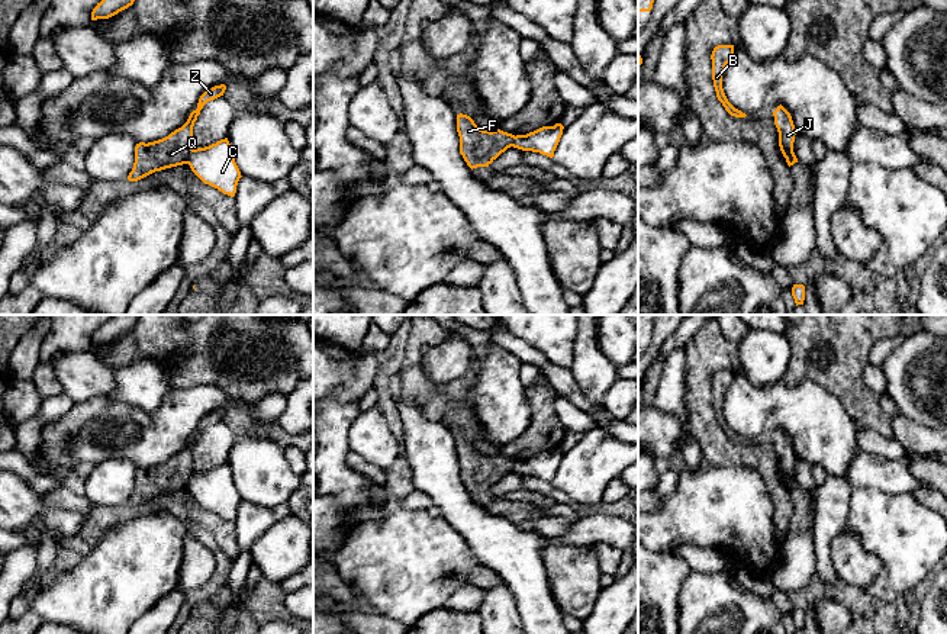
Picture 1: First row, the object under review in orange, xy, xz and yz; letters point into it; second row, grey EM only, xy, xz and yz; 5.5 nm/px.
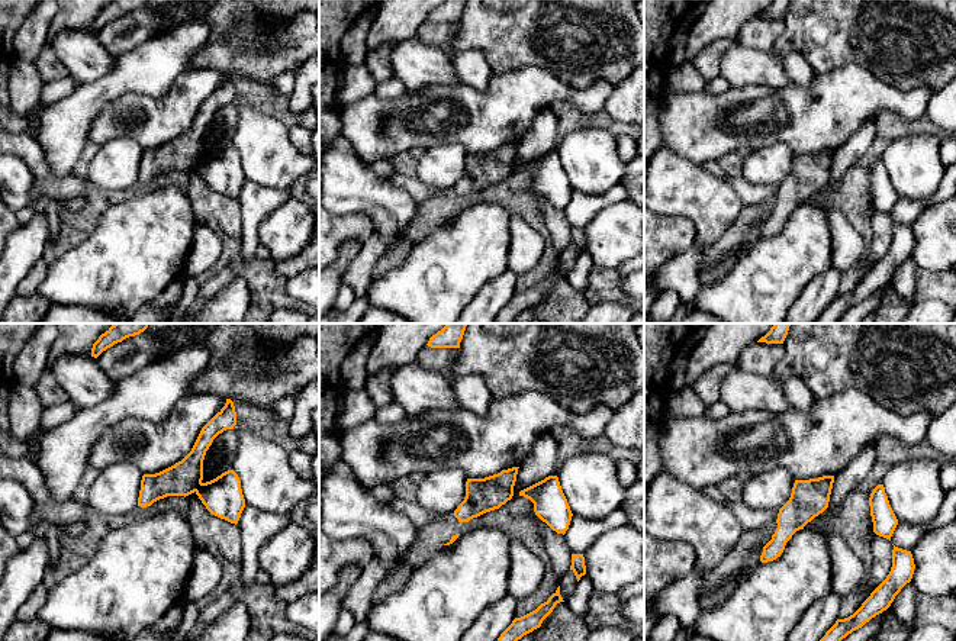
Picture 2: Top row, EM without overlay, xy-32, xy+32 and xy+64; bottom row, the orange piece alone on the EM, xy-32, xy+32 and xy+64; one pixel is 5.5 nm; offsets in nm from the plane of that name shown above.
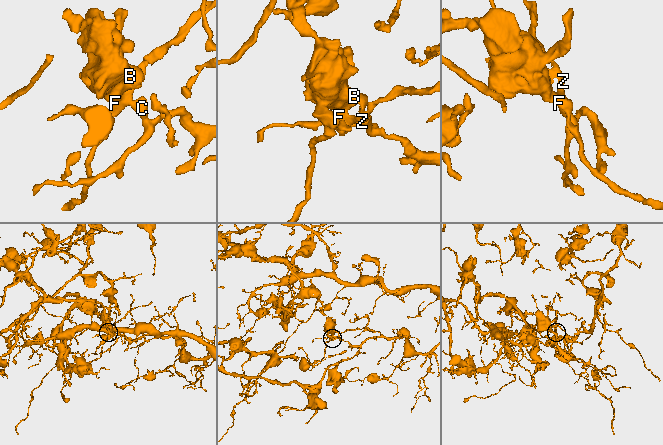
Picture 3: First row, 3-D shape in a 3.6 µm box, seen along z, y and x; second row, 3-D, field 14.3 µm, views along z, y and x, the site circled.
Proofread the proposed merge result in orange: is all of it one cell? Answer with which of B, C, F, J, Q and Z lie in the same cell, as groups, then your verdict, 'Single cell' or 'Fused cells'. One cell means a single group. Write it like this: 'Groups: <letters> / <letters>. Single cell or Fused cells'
Groups: B F J Q Z / C. Fused cells

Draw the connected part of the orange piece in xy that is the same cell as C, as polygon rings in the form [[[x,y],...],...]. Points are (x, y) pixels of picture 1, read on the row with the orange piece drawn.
[[[228,138],[190,152],[186,164],[204,183],[231,197],[236,193],[241,171]]]

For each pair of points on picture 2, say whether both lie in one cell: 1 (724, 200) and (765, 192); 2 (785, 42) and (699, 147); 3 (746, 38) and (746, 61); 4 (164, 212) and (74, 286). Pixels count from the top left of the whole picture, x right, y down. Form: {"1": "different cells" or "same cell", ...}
{"1": "different cells", "2": "different cells", "3": "different cells", "4": "same cell"}

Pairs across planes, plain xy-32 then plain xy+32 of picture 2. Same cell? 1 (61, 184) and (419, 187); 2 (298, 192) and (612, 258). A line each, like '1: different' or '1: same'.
1: same
2: different

